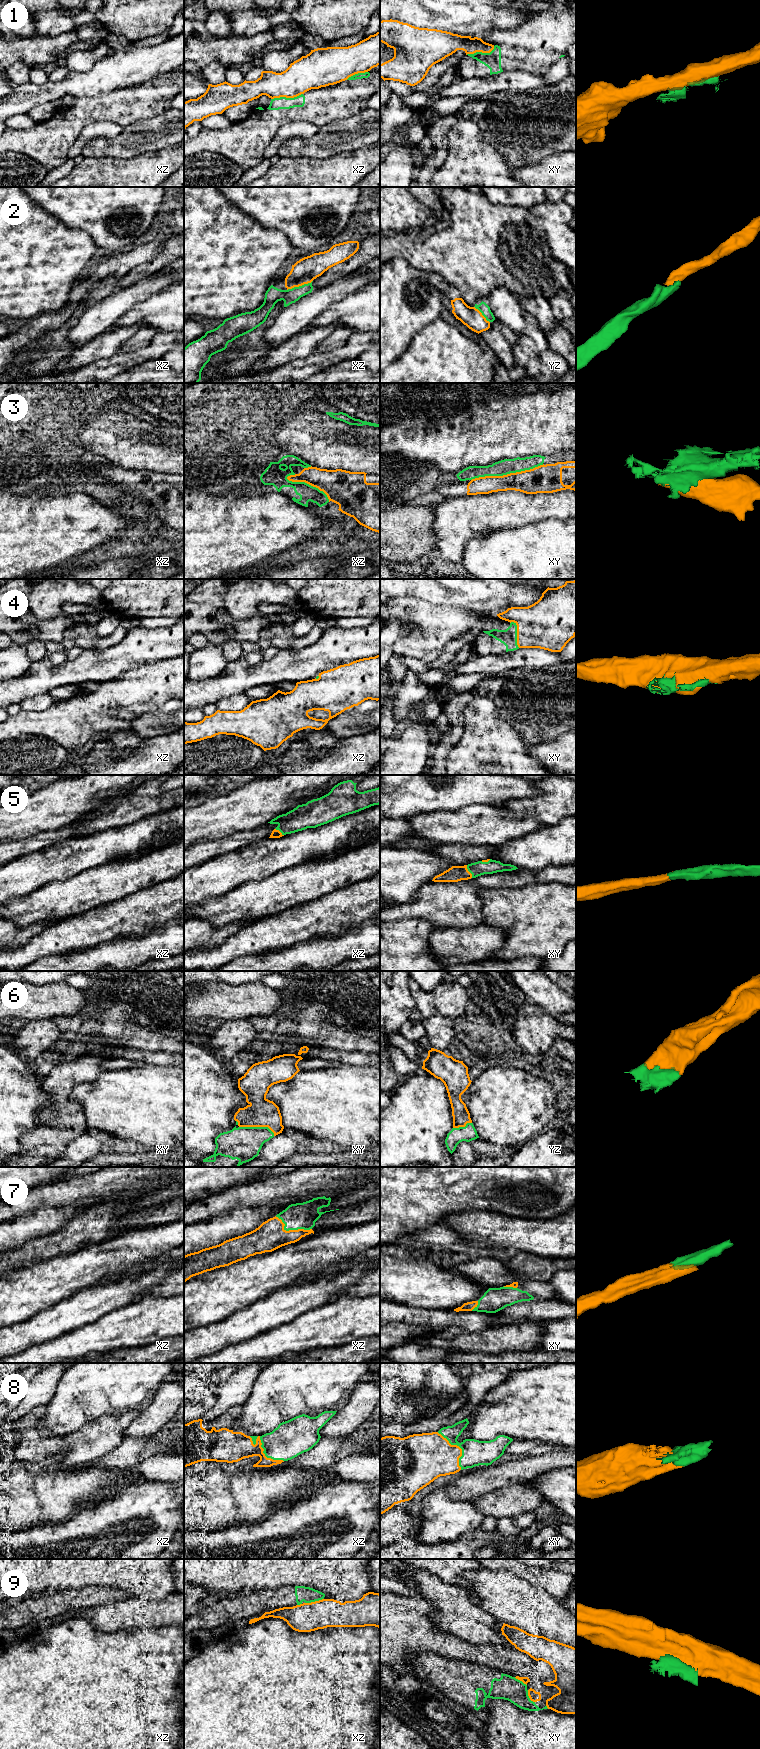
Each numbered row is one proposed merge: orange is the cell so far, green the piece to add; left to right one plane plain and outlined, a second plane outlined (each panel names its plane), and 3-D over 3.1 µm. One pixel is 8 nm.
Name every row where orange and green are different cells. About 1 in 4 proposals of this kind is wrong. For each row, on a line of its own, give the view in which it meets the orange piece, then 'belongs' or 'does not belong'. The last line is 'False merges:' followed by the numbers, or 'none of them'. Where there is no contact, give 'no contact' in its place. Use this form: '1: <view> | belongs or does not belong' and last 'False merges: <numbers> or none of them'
1: xz | does not belong
2: xz | belongs
3: xy | belongs
4: xy | belongs
5: xy | belongs
6: xy | belongs
7: xz | belongs
8: xz | belongs
9: xz | does not belong
False merges: 1, 9

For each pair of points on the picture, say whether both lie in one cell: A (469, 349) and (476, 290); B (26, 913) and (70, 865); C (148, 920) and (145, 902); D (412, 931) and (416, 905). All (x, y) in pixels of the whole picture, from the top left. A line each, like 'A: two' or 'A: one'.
A: two
B: two
C: one
D: two

